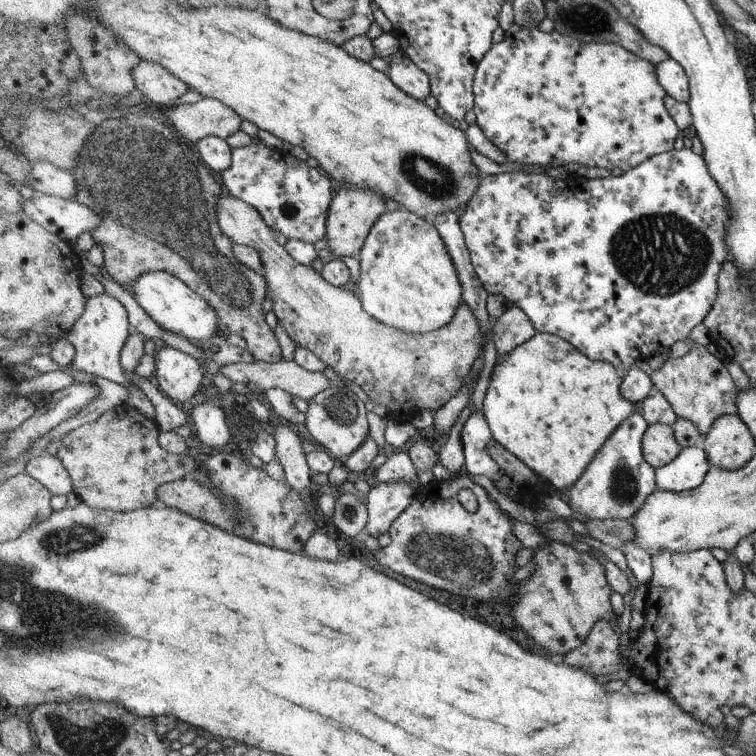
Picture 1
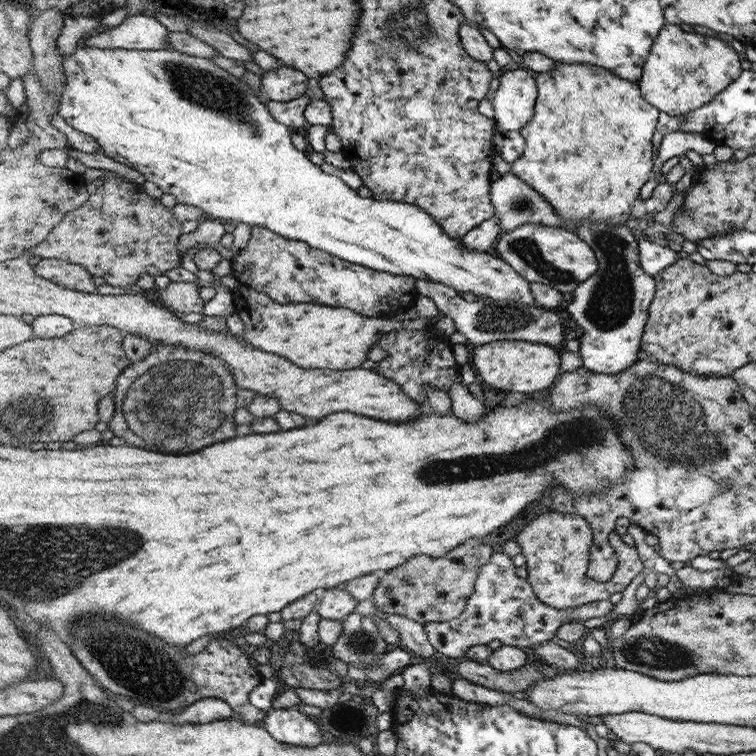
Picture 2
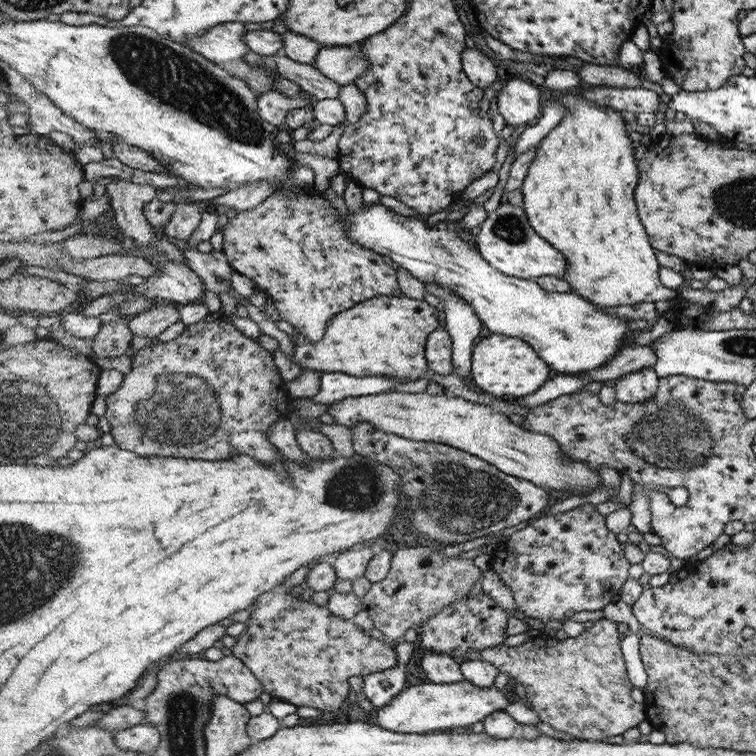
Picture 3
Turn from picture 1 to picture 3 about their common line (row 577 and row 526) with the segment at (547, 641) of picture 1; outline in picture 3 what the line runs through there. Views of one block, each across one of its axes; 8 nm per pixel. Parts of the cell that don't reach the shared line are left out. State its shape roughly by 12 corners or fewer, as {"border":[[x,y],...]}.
{"border":[[593,504],[537,517],[489,568],[544,624],[629,578]]}

